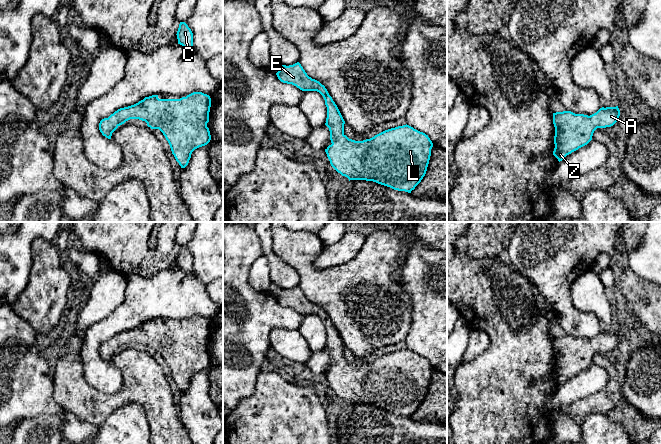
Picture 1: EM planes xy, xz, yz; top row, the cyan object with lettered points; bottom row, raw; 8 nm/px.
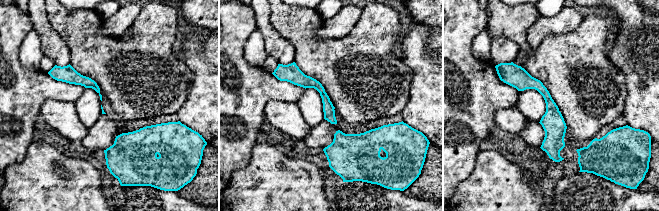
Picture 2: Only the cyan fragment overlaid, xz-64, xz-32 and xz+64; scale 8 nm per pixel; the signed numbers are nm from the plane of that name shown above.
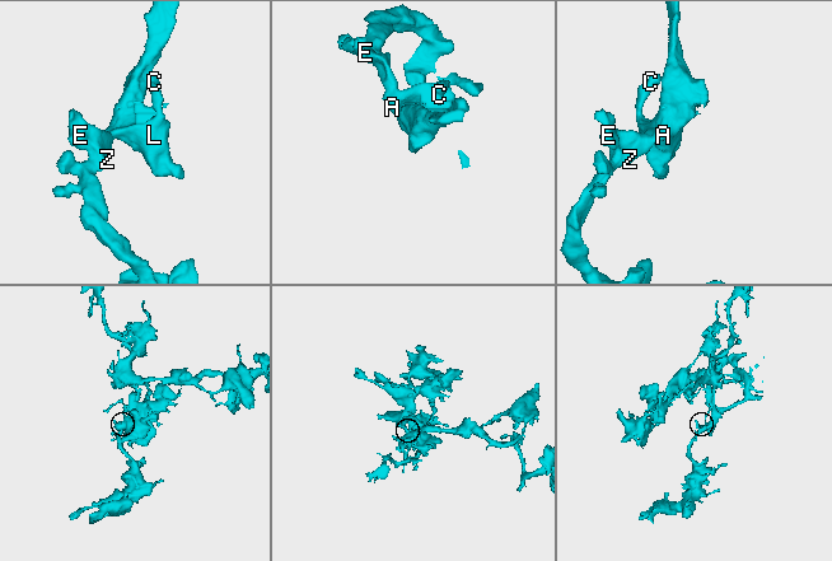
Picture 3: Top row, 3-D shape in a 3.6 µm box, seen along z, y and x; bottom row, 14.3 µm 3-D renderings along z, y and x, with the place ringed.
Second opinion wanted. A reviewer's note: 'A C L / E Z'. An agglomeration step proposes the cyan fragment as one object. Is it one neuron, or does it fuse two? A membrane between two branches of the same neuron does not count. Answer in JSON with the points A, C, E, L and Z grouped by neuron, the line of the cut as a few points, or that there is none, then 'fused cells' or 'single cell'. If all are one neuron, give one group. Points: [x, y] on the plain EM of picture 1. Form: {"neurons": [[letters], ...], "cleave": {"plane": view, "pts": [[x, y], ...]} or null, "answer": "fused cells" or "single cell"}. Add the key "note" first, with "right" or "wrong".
{"note": "wrong", "neurons": [["A", "C", "E", "L", "Z"]], "cleave": null, "answer": "single cell"}

